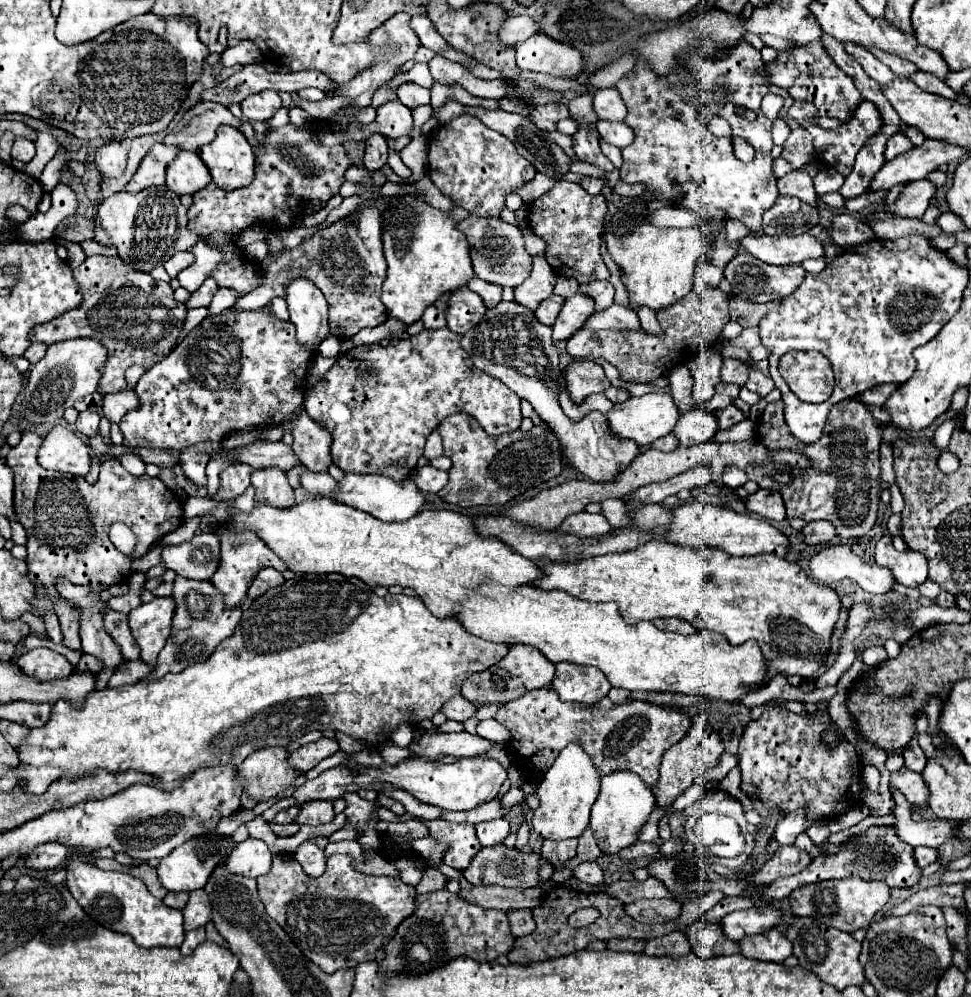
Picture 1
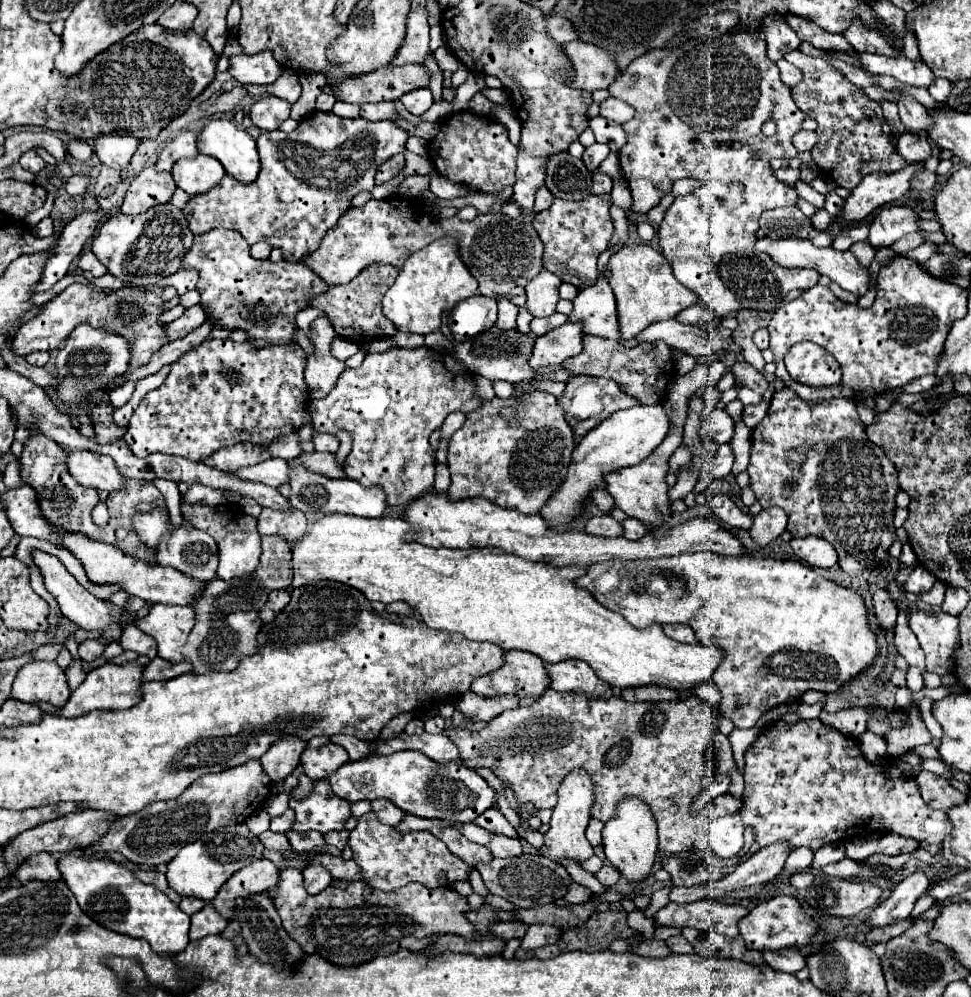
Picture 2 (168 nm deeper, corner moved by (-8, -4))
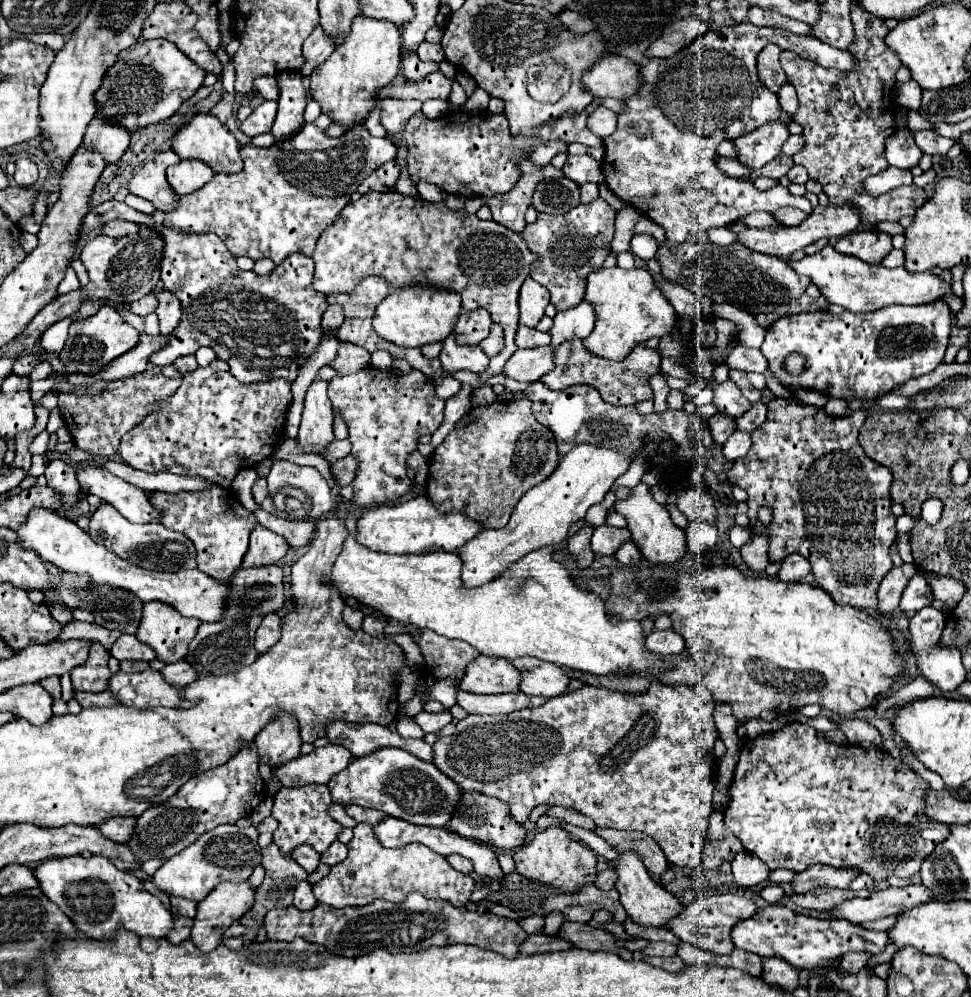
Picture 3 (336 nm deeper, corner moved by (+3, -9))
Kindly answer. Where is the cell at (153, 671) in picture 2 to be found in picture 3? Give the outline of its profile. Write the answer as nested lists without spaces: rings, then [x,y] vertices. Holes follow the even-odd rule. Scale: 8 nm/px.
[[[178,660],[176,664],[166,664],[162,670],[162,676],[168,684],[174,684],[174,686],[184,686],[198,678],[198,674],[192,670],[192,666],[184,660]]]

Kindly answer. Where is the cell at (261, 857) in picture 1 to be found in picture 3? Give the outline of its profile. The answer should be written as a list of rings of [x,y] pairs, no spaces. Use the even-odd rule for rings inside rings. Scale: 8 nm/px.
[[[250,880],[244,882],[222,882],[218,884],[202,902],[198,902],[198,914],[194,918],[194,928],[192,928],[192,942],[202,950],[208,952],[216,948],[222,942],[222,934],[228,930],[228,926],[242,918],[246,910],[254,904],[256,888],[252,888]]]

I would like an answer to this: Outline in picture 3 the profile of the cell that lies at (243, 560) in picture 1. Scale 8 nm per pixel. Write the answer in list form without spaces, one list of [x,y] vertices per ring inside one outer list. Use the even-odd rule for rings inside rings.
[[[212,486],[206,492],[152,492],[150,494],[152,506],[158,510],[160,520],[166,528],[182,532],[196,544],[196,558],[198,570],[212,576],[218,582],[228,582],[232,572],[240,568],[242,558],[248,550],[248,536],[256,526],[256,518],[250,512],[242,512],[244,508],[238,498],[228,488]]]

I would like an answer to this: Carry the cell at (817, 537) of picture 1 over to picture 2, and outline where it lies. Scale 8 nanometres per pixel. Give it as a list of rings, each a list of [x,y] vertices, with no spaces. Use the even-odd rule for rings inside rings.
[[[819,537],[791,539],[791,549],[801,561],[807,561],[813,567],[833,567],[837,563],[835,549]]]

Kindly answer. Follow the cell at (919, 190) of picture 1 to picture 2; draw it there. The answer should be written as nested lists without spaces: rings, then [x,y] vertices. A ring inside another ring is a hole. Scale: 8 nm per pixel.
[[[885,207],[875,215],[869,227],[869,245],[877,251],[883,247],[891,247],[897,239],[907,233],[919,231],[917,213],[907,207]]]

